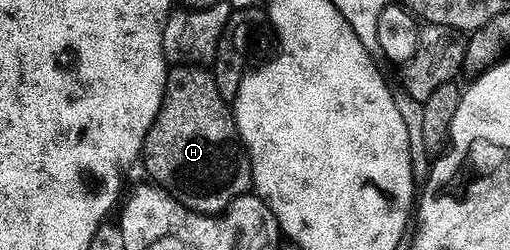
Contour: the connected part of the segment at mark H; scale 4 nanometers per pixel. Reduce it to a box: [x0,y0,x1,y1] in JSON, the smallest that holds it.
[141,64,251,215]

